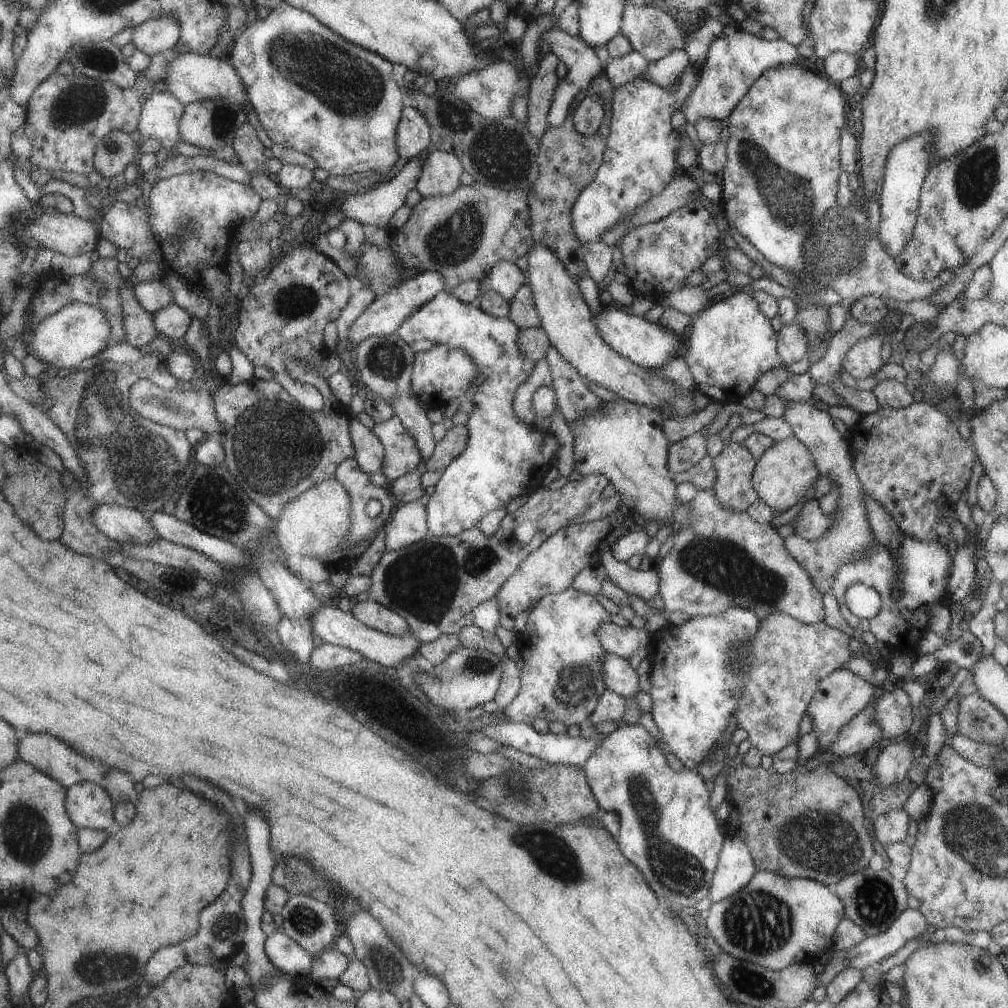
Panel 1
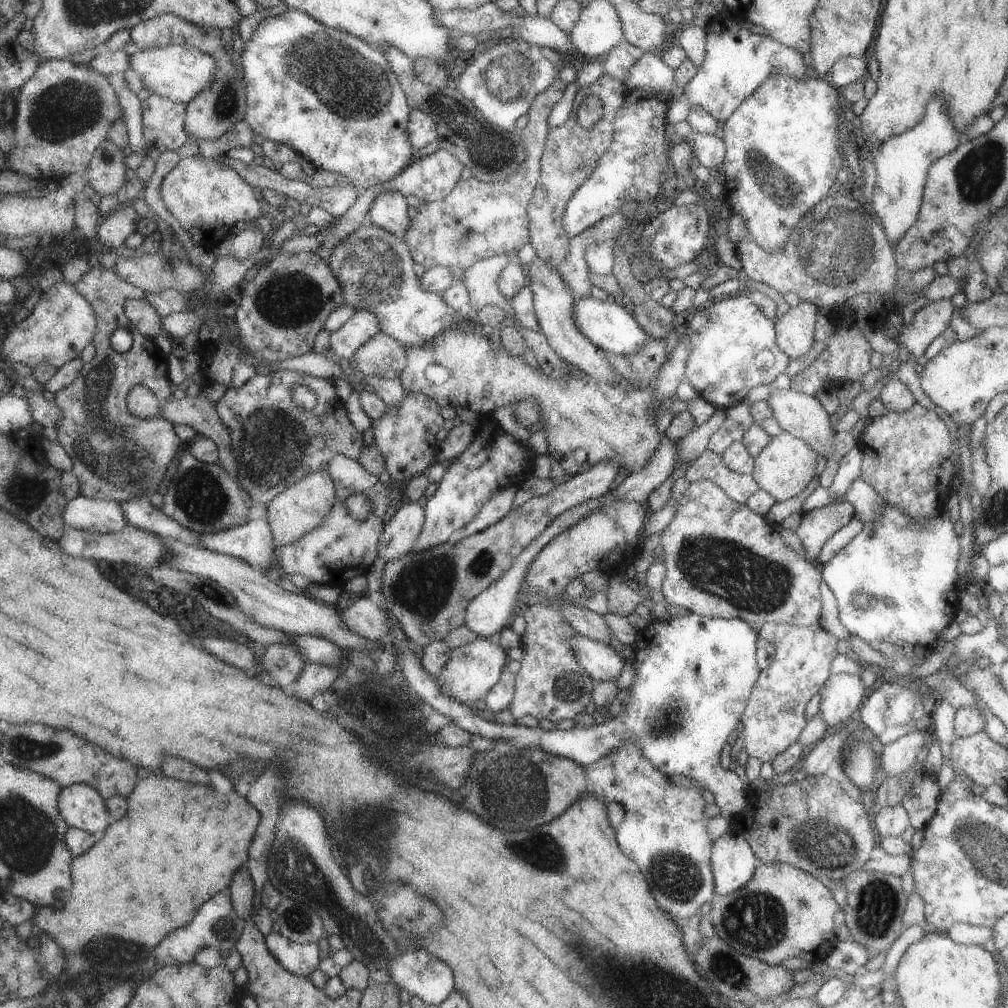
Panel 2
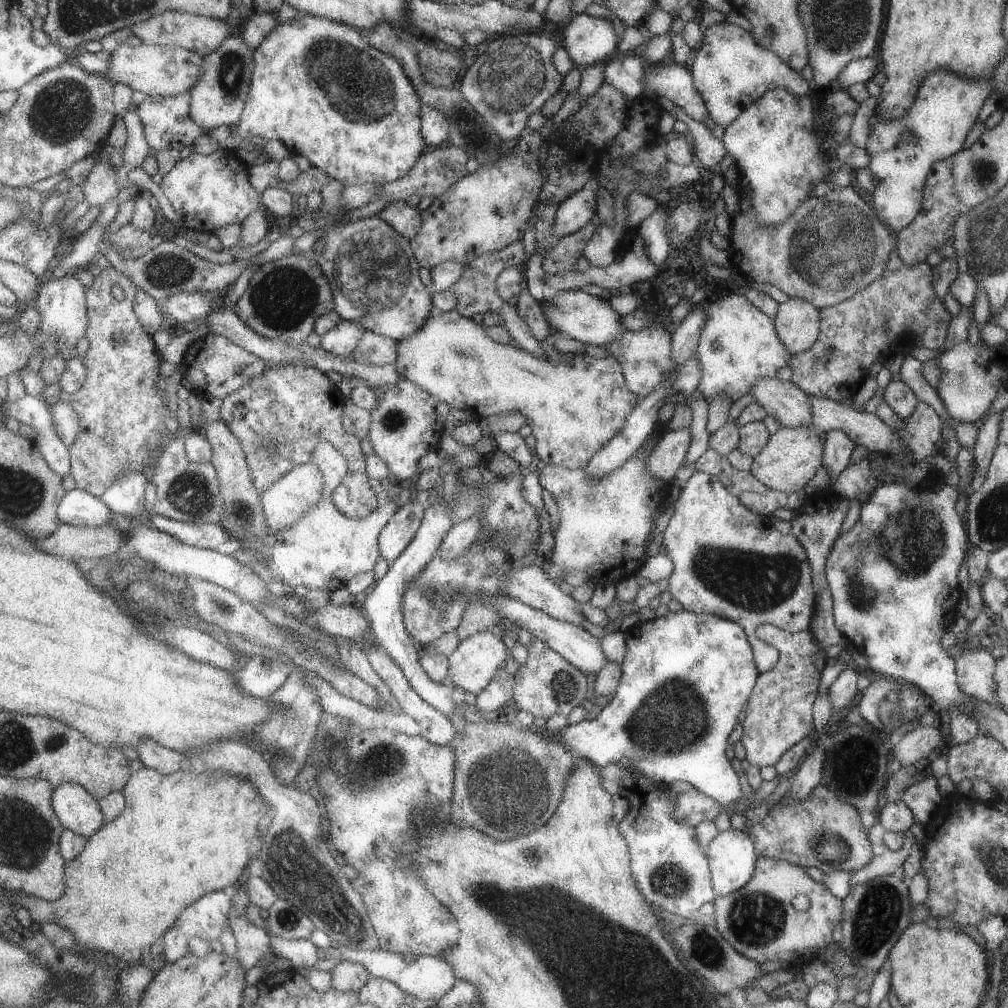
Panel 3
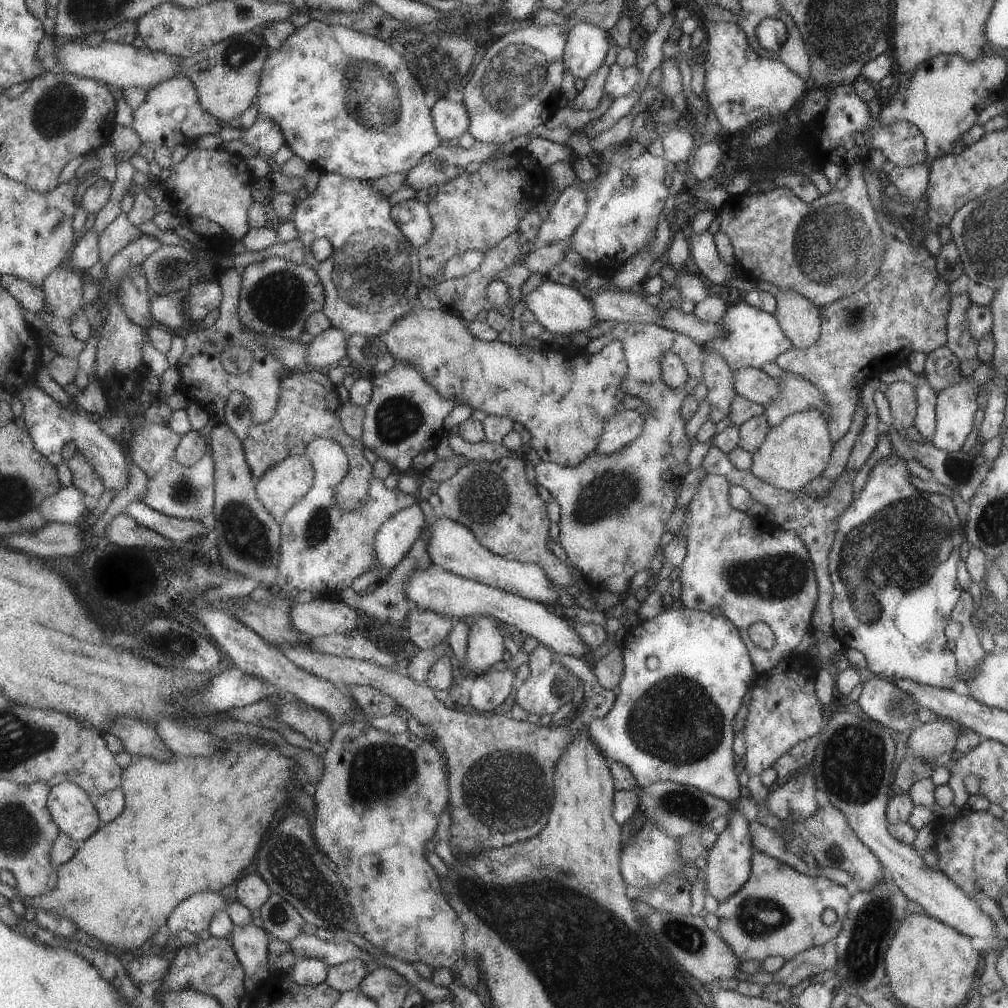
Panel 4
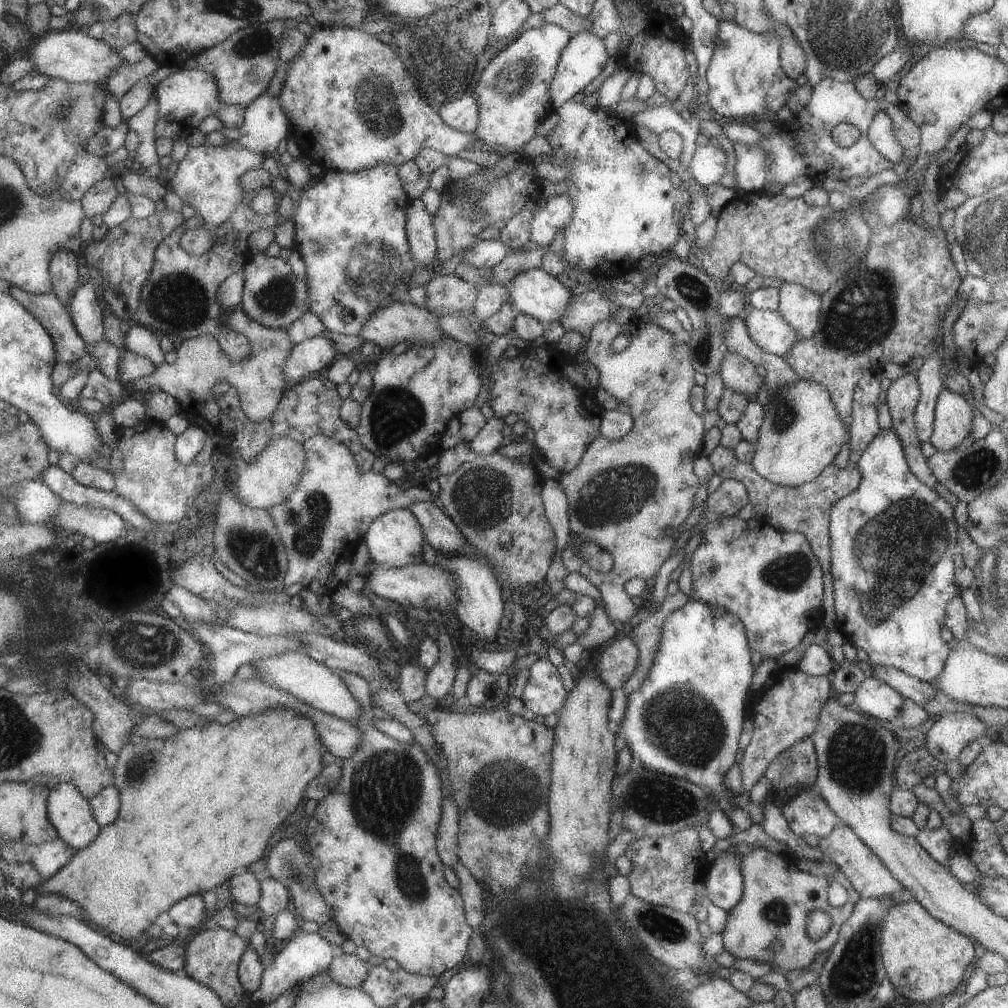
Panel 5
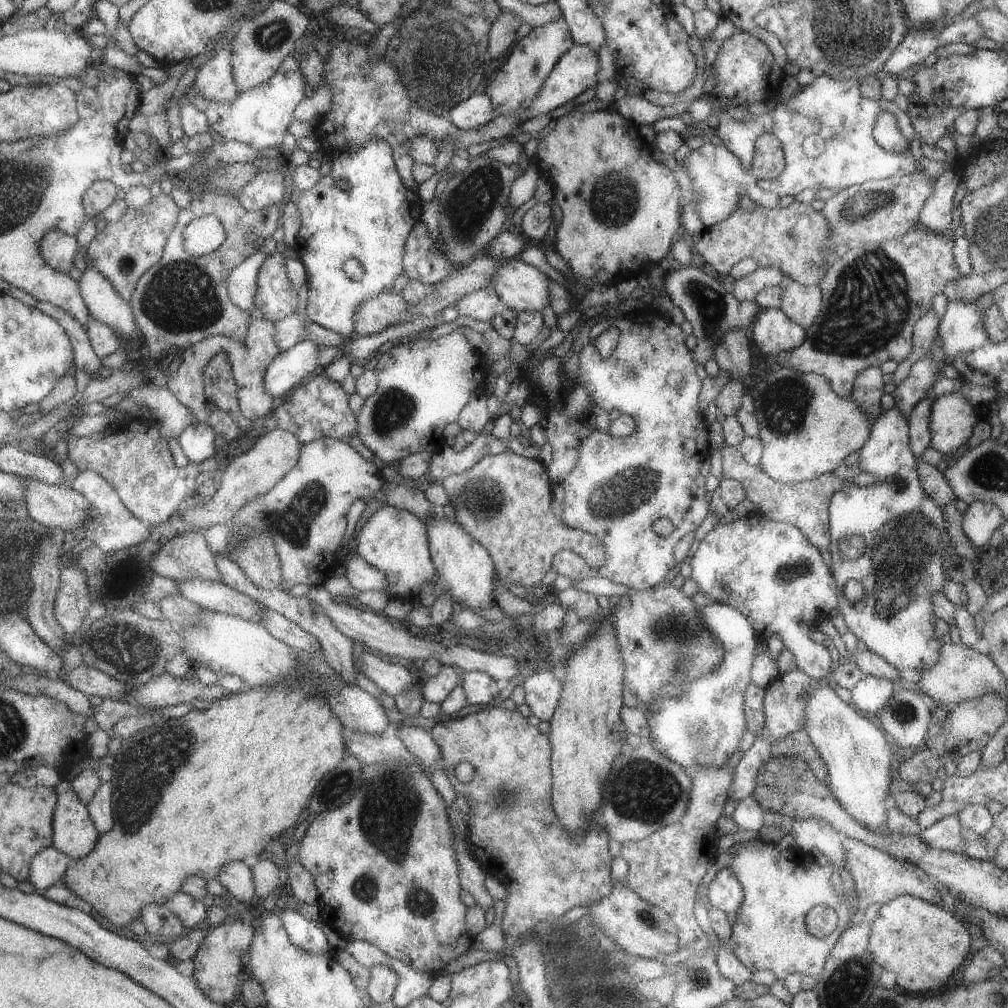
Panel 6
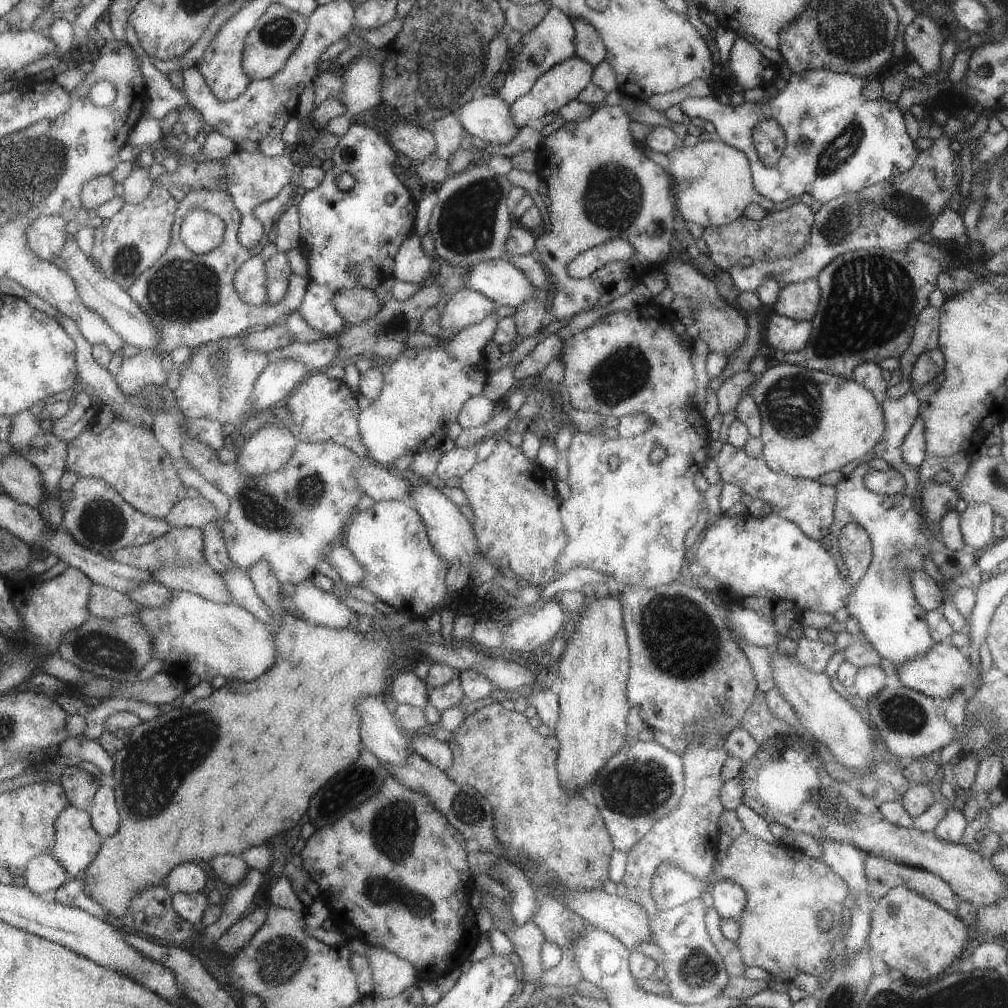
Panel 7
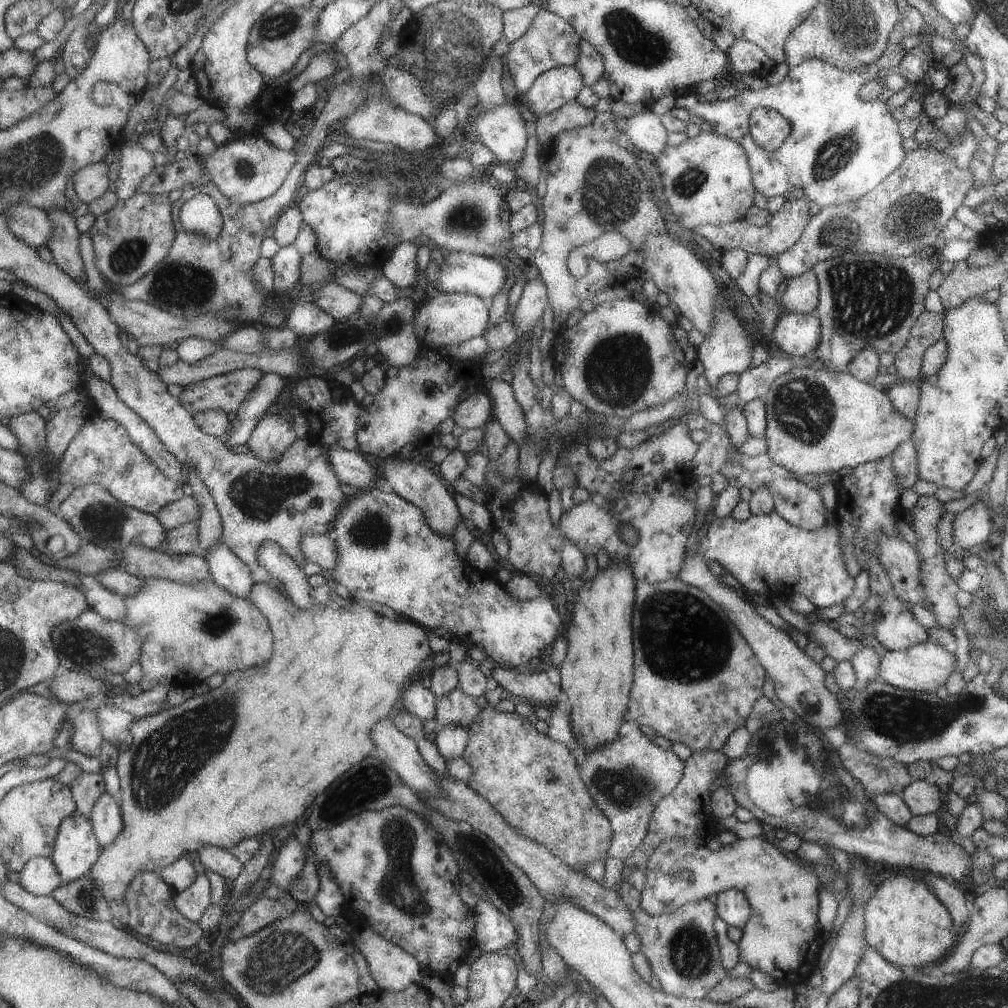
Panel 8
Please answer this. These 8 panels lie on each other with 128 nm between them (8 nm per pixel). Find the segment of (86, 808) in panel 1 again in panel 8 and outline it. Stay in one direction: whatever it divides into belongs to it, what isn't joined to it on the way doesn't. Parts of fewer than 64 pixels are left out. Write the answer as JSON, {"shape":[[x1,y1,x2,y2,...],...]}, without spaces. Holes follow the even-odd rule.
{"shape":[[76,812,61,823,50,857,66,885,89,873,102,851,92,820]]}

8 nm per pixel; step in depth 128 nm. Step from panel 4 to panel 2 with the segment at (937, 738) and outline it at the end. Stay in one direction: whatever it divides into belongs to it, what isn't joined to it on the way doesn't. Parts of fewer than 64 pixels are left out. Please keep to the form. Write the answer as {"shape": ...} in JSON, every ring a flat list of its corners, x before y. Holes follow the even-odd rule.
{"shape":[[905,730,904,736,883,745,883,752,879,756,880,768,886,776,896,776,906,772,915,762,922,747,926,747,928,732]]}

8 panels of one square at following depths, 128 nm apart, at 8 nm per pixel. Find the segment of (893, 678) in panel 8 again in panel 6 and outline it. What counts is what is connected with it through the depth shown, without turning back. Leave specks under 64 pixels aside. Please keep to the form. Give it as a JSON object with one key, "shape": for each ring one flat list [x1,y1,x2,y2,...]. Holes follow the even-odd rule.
{"shape":[[942,643,937,662,919,674,917,684,921,692,945,708,983,695,1003,695,1006,692,1006,678,993,664,990,656,964,644]]}

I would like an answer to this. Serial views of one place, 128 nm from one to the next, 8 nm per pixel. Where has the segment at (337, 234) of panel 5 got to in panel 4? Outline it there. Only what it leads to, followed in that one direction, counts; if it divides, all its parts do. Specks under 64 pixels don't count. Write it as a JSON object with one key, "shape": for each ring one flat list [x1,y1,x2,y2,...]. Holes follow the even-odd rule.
{"shape":[[328,171,322,172,318,181,317,189,313,195,309,195,305,200,299,201,292,220,295,222,295,227,299,232,299,240,304,245,304,263,312,267,317,276,320,277,321,284,323,284,325,292,325,307,322,312,331,322,333,327,341,332,345,332,349,337,355,334,372,335,379,337,383,332,388,332,397,320,402,320,409,312,412,312,417,306,414,301,414,293,420,287,420,258,418,250,412,246,412,243,406,238,406,235,401,231,395,218,392,216,391,204,389,204,388,196,380,192,376,185,372,184,373,181,361,181,351,179,336,173,329,173]]}

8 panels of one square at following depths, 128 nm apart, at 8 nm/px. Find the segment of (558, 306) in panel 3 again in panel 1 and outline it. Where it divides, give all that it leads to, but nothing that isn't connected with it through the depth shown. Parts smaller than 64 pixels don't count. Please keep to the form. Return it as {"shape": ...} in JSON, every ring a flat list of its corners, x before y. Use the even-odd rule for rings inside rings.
{"shape":[[607,305,599,310,599,314,591,313,591,322,593,328,597,330,597,336,613,350,618,356,633,362,637,367,643,369,659,368,663,366,669,358,677,355,680,336,659,326,638,318,630,312,623,312,615,308,609,308]]}

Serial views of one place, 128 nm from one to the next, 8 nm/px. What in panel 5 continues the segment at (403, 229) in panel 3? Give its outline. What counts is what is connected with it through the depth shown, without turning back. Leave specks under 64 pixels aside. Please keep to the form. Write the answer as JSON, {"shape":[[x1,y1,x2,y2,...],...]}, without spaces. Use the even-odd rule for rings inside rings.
{"shape":[[421,198,408,204,408,241,418,268,441,268,436,262,437,243,434,216,424,207]]}

